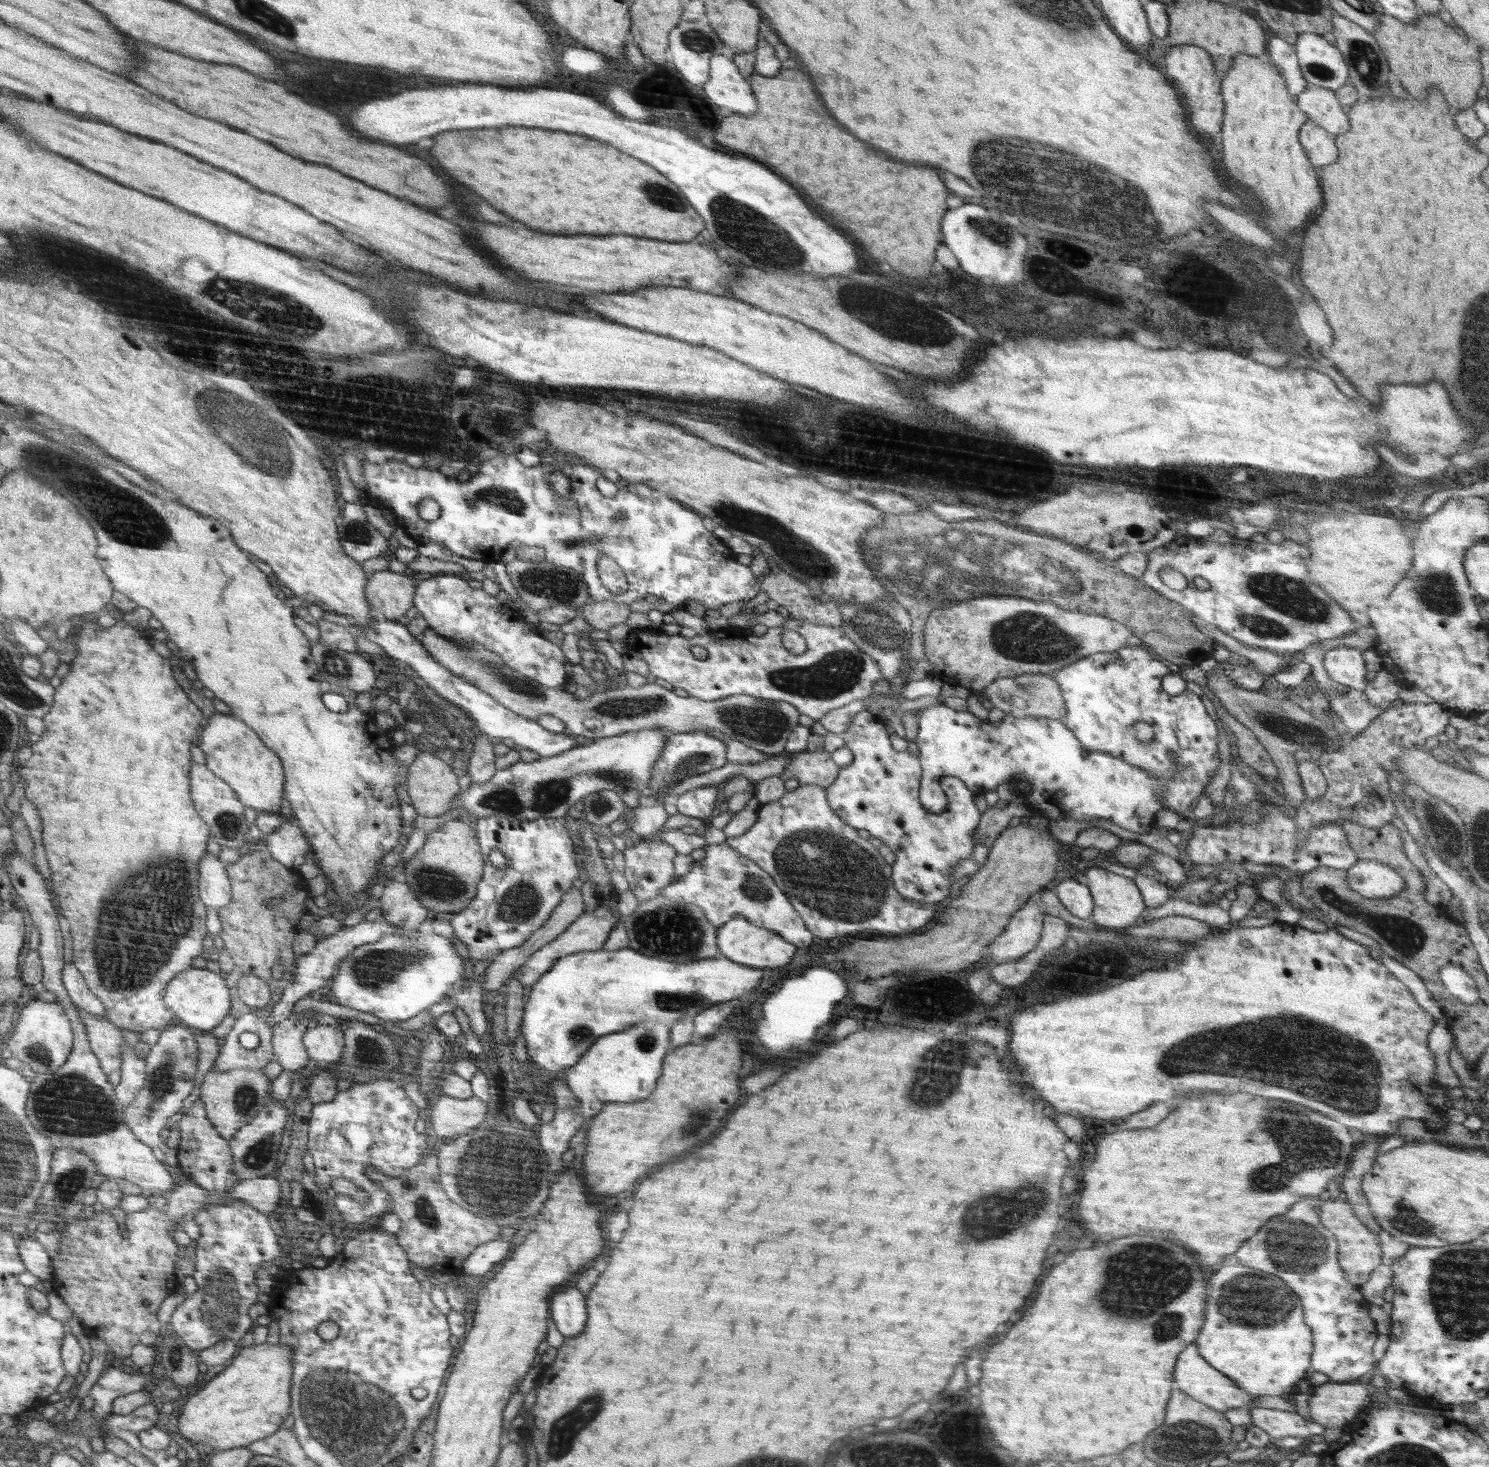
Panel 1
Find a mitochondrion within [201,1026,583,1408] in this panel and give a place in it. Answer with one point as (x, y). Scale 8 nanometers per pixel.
(519, 1180)

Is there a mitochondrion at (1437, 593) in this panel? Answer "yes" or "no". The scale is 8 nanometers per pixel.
yes

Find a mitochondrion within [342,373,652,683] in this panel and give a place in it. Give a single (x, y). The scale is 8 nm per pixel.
(549, 584)

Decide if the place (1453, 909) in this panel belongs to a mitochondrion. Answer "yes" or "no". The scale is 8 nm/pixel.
no

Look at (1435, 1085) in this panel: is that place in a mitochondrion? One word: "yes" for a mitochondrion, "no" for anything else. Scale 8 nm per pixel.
no

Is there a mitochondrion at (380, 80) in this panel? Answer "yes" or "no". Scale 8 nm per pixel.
no

